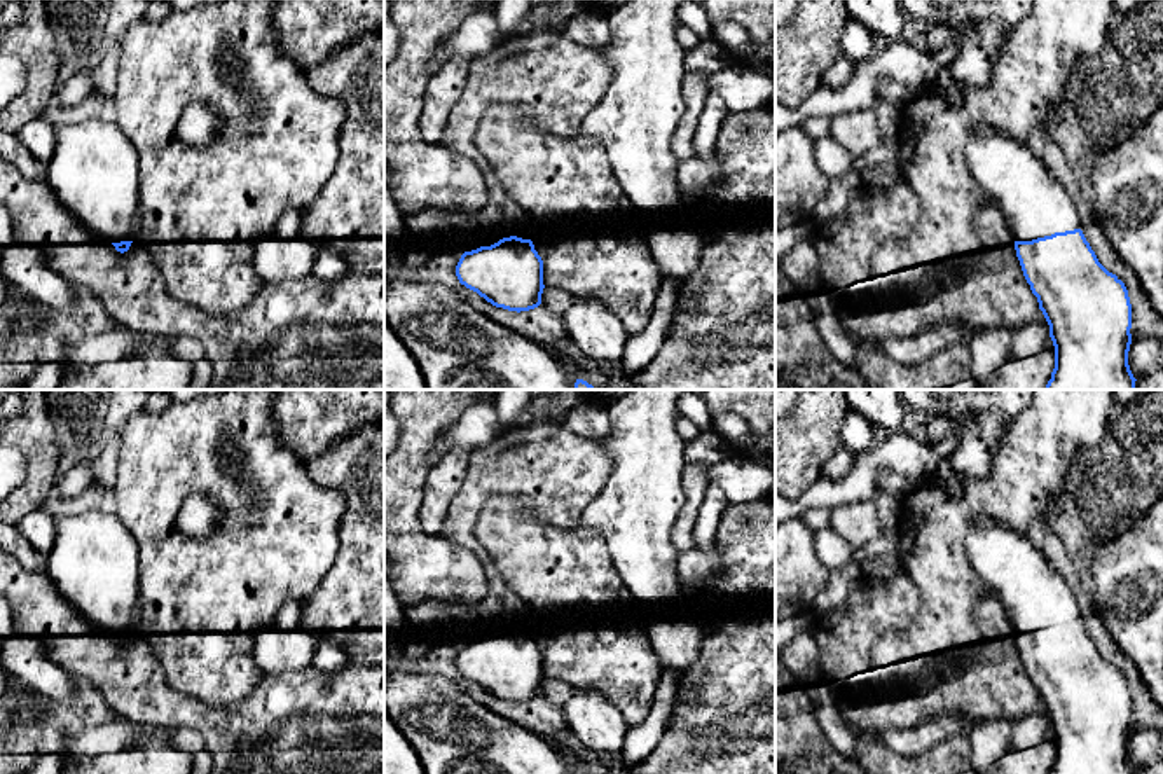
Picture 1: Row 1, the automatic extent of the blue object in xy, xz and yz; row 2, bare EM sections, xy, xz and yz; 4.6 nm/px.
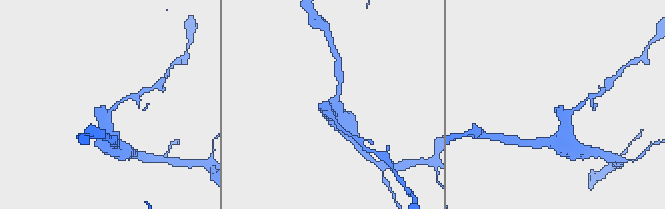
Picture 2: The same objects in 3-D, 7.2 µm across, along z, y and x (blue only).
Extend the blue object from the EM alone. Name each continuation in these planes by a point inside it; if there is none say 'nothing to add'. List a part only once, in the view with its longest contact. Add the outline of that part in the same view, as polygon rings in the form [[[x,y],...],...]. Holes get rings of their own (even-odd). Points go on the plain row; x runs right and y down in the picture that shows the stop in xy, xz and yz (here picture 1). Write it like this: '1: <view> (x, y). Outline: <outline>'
1: yz (1011, 565). Outline: [[[976,519],[966,538],[967,559],[1002,603],[1015,632],[1081,620],[1069,584],[1030,535]]]

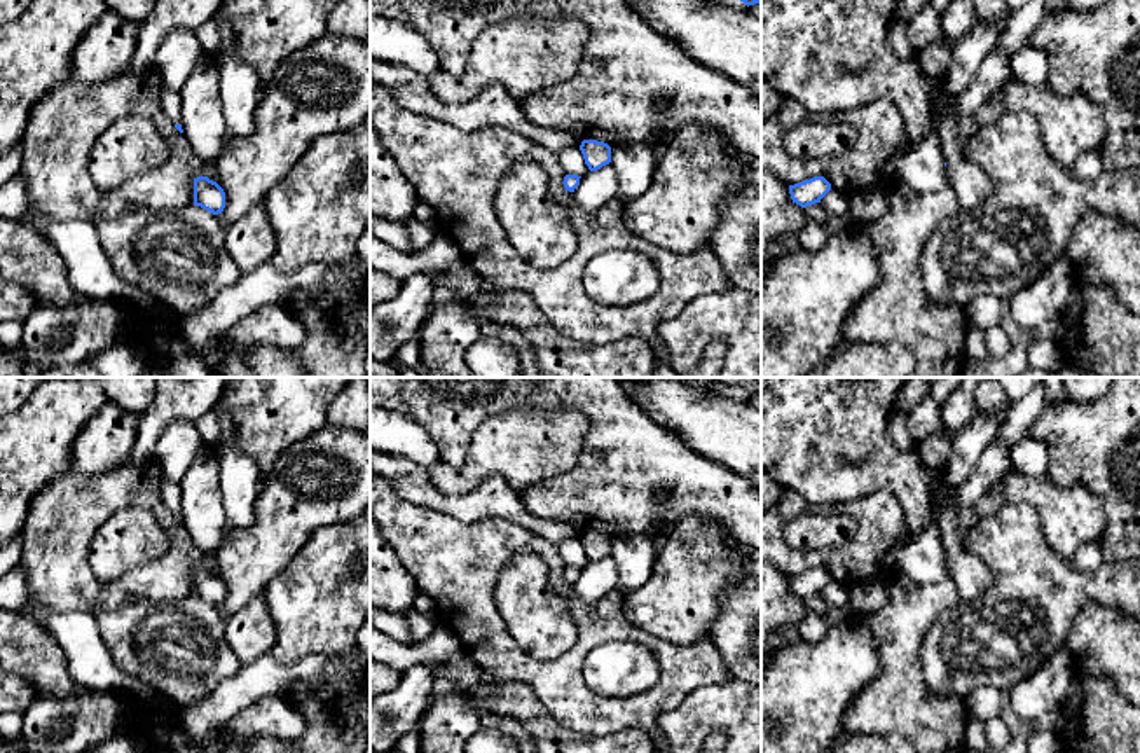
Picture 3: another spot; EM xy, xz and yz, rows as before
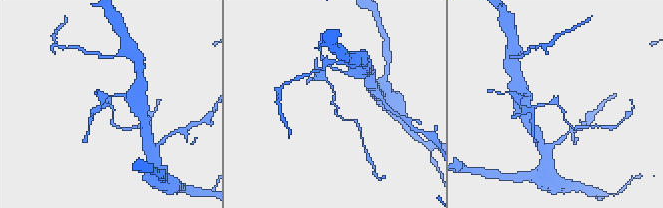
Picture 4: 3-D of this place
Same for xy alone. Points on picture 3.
1: xy (171, 495). Outline: [[[162,472],[159,473],[161,496],[169,512],[182,515],[182,489],[180,484],[171,482]]]

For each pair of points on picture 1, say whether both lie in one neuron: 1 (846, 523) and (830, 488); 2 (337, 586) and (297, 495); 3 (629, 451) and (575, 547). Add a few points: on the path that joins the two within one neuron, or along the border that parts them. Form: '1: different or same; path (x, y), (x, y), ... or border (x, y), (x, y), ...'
1: different; border (870, 498), (839, 504), (832, 511)
2: different; border (339, 528), (339, 551), (332, 566), (302, 600)
3: different; border (582, 526), (592, 528), (603, 537), (610, 561)

